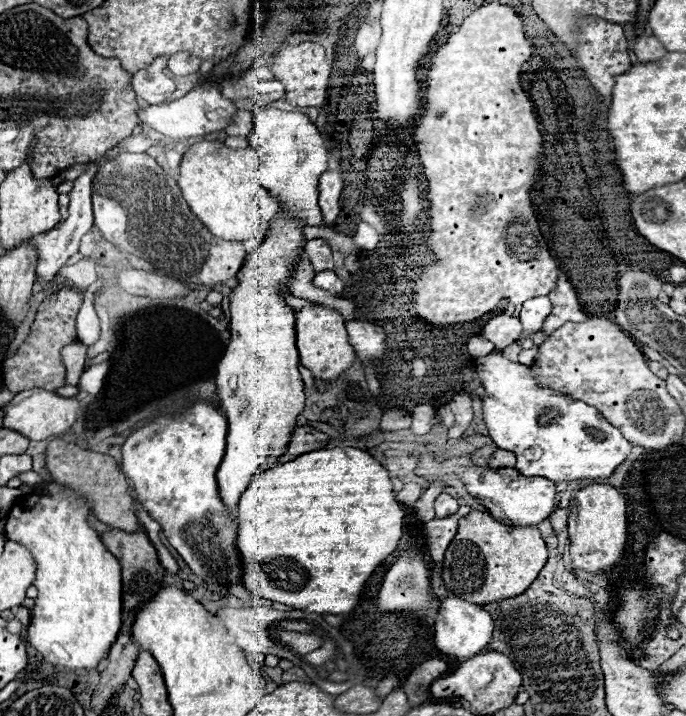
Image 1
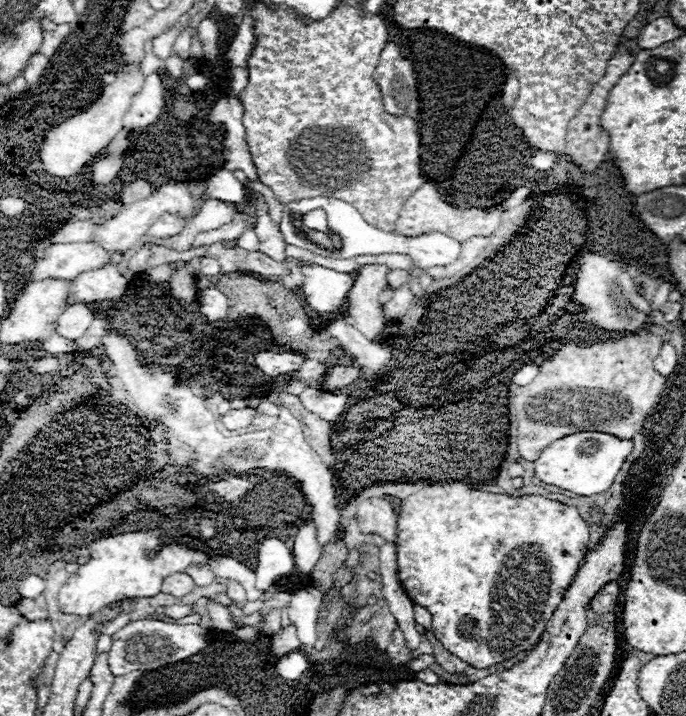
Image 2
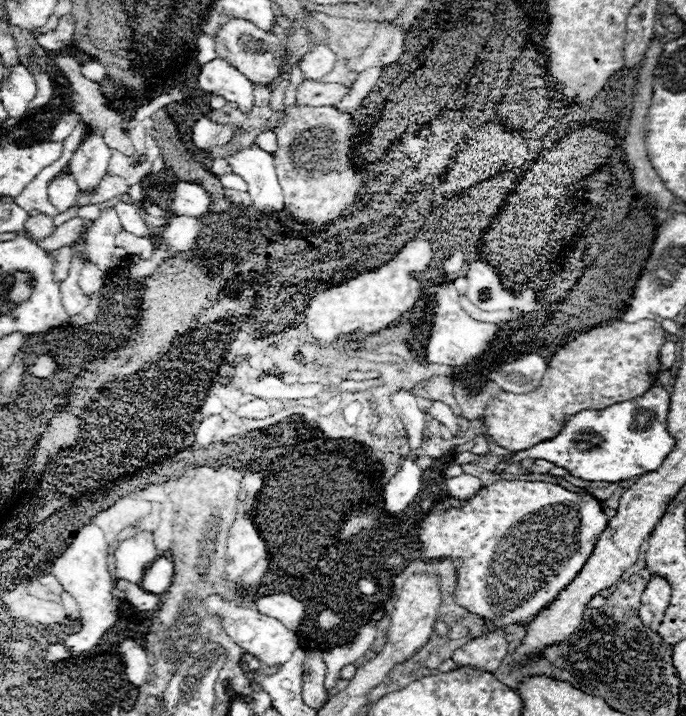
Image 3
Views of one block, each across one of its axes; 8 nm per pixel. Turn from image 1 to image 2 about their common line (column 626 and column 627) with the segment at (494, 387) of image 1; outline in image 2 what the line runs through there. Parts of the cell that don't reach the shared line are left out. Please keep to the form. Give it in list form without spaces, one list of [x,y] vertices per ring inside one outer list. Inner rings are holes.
[[[576,432],[572,436],[560,438],[558,442],[552,442],[540,454],[540,458],[534,462],[534,476],[544,484],[566,488],[578,496],[592,496],[610,488],[630,452],[630,440],[620,440],[602,432]]]

